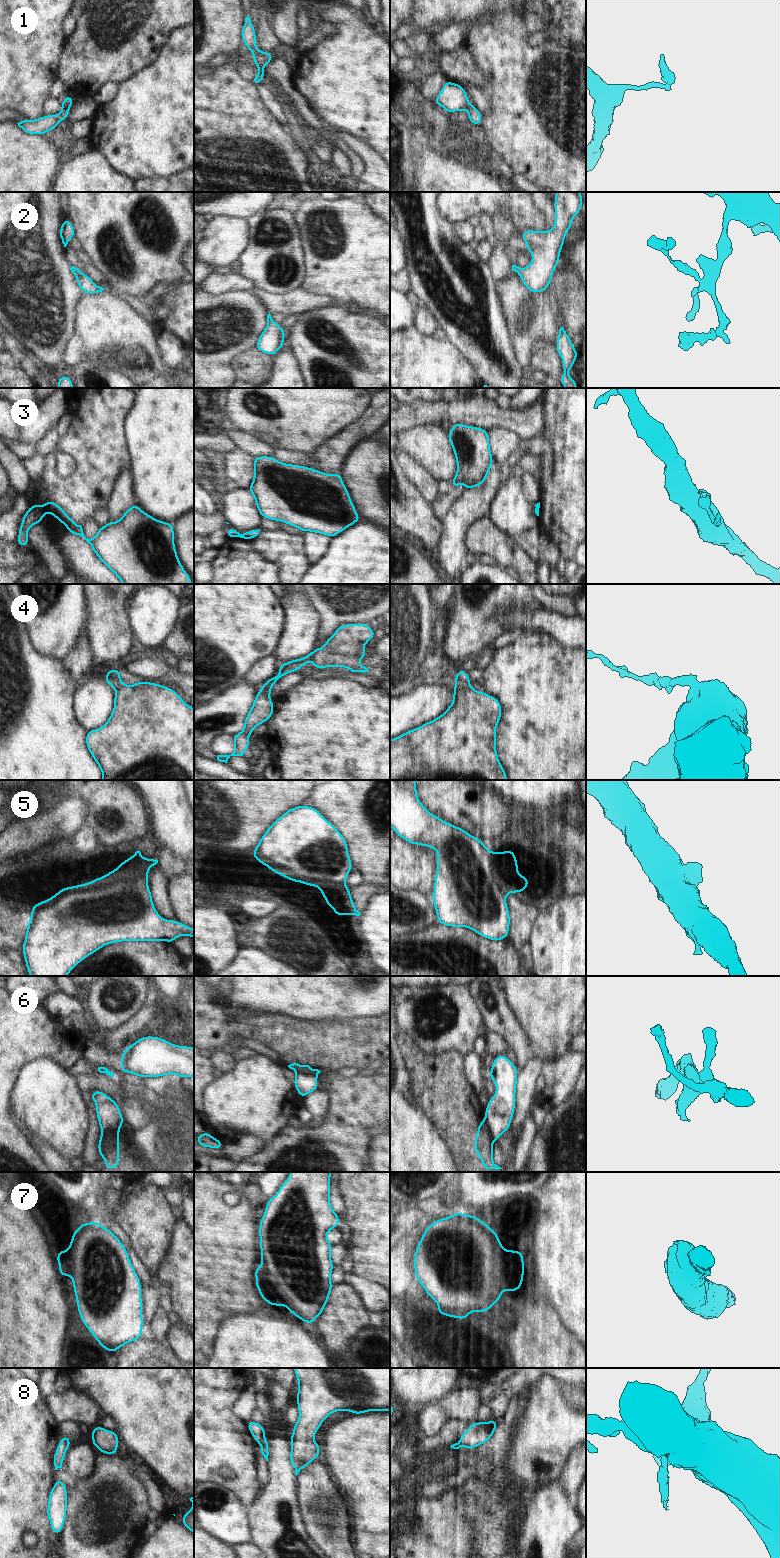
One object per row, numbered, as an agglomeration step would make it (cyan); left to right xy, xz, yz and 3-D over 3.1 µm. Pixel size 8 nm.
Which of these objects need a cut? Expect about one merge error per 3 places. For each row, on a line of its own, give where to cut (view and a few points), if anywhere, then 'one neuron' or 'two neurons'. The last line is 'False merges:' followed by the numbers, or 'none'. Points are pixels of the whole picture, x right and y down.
1: xy (62, 107), (68, 110) | two neurons
2: no cut | one neuron
3: xy (43, 506), (46, 511) | two neurons
4: yz (469, 684), (463, 687), (455, 687) | two neurons
5: no cut | one neuron
6: yz (484, 1119), (492, 1141) | two neurons
7: no cut | one neuron
8: xy (62, 1439), (68, 1446) | two neurons
False merges: 1, 3, 4, 6, 8

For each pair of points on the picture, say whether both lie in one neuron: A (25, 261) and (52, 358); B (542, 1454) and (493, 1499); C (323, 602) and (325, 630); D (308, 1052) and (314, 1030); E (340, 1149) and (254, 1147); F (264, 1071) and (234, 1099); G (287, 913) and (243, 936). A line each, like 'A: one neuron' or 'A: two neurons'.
A: one neuron
B: two neurons
C: one neuron
D: one neuron
E: two neurons
F: one neuron
G: one neuron

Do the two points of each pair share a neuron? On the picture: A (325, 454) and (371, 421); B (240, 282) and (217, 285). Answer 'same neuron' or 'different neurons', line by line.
A: same neuron
B: same neuron

